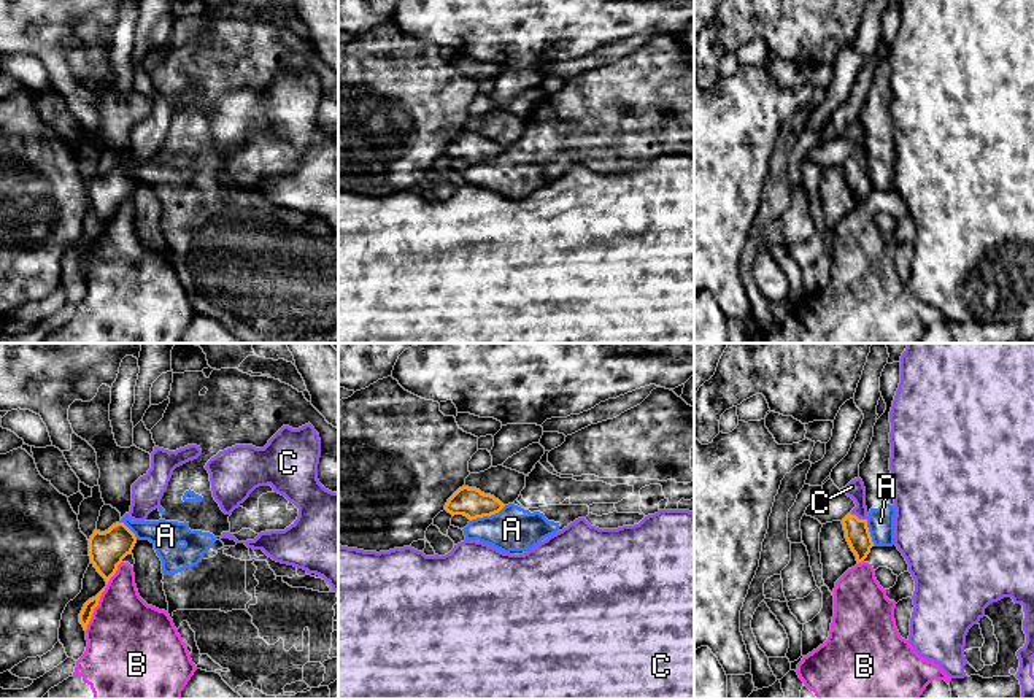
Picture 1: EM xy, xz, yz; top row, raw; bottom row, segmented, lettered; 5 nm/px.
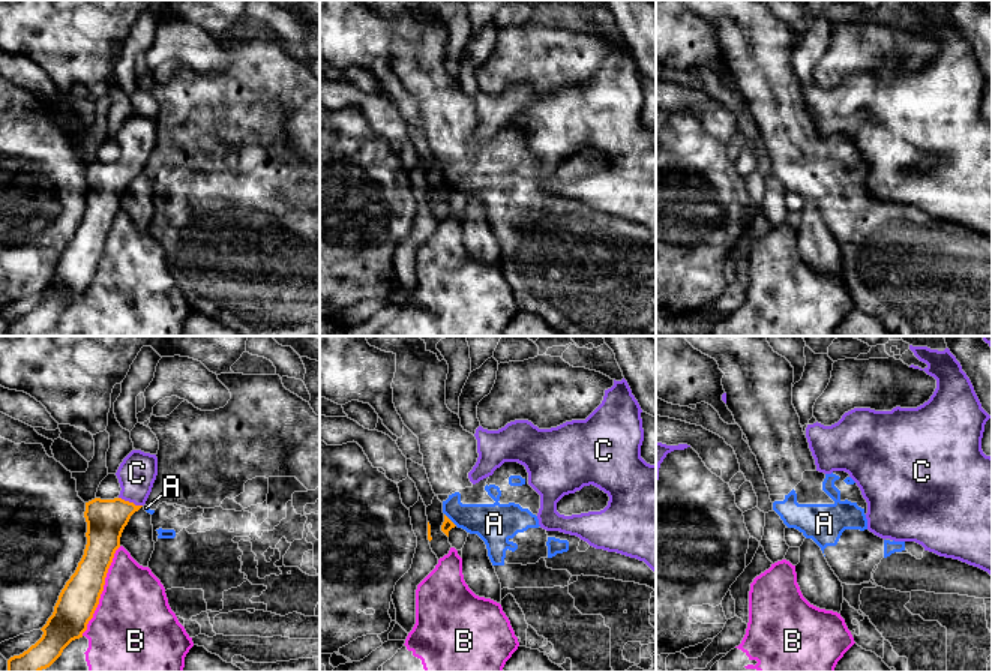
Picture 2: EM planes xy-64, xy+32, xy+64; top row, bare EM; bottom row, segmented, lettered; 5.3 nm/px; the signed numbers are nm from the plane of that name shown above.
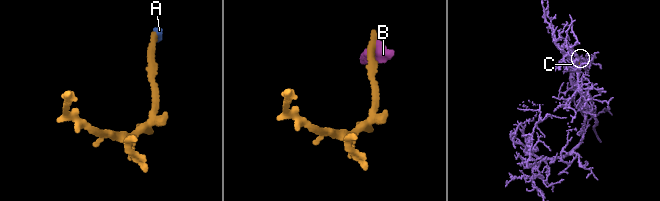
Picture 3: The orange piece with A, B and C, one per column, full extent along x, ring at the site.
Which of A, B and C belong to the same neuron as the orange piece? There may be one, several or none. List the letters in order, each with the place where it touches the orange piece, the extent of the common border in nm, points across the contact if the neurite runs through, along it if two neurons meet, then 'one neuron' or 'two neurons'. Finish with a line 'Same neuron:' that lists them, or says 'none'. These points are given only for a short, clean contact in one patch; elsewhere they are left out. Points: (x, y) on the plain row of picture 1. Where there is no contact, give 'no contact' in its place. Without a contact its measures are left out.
A: xz (488, 159) | 200 nm | along xz (505, 150), (494, 158), (477, 161), (470, 166) | two neurons
B: xy (100, 239) | 400 nm | two neurons
C: yz (856, 161) | 90 nm | across yz (856, 177), (856, 161), (860, 140), (855, 134) | one neuron
Same neuron: C

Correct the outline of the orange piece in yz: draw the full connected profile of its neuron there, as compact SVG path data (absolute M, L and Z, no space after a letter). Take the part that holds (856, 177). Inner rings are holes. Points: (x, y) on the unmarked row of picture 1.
M858 121L851 124L840 137L851 141L856 151L842 164L845 183L856 200L858 208L862 207L870 192L874 191L869 172L867 172L867 151L866 151L866 132Z

